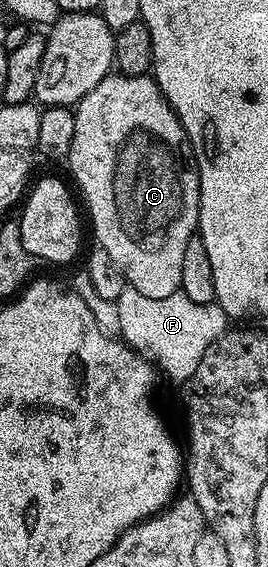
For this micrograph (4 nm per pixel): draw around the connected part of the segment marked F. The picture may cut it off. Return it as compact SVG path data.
M124 285L114 306L120 316L118 333L122 339L132 350L154 363L162 373L164 370L168 380L176 384L186 382L193 372L197 372L201 356L205 356L209 346L229 329L227 314L219 305L215 302L195 304L181 292L164 298L150 298L141 296L137 288Z

